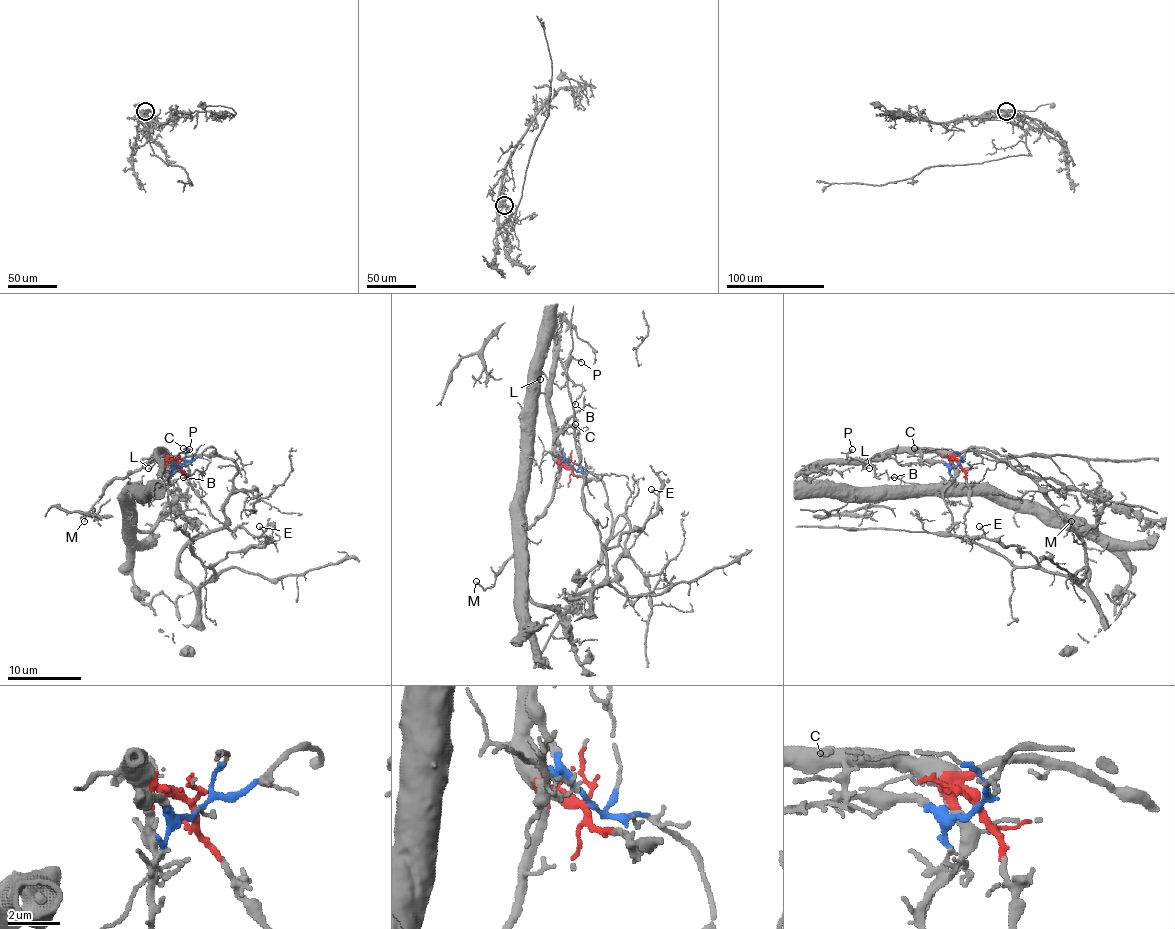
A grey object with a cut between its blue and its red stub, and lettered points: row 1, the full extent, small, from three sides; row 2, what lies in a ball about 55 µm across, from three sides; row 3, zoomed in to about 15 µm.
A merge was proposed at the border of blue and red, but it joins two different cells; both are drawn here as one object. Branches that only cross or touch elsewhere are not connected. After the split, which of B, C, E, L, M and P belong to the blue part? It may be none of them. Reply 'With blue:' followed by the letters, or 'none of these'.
With blue: C, E

